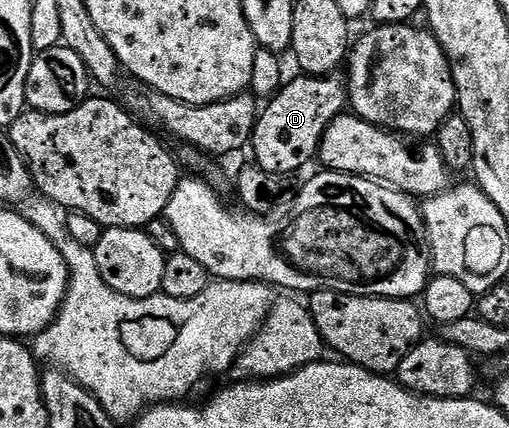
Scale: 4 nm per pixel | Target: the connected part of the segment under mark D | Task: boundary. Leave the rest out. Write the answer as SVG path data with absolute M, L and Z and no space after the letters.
M299 76L293 82L285 81L273 98L267 99L268 106L259 111L256 127L252 133L250 151L255 165L266 172L295 175L308 161L320 153L320 141L336 117L345 113L348 91L339 77L314 78Z

